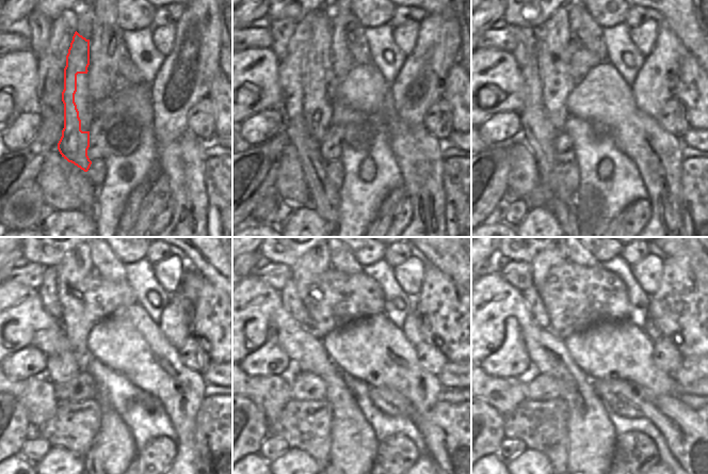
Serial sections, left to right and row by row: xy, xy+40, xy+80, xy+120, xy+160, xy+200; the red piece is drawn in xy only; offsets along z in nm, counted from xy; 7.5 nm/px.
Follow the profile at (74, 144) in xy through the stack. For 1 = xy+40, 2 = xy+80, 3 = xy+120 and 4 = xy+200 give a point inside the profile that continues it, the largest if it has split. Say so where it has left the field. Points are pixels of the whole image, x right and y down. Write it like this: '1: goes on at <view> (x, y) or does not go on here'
1: goes on at xy+40 (318, 56)
2: goes on at xy+80 (552, 37)
3: goes on at xy+120 (76, 266)
4: goes on at xy+200 (547, 258)

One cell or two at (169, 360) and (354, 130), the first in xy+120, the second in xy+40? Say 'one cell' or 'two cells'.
two cells

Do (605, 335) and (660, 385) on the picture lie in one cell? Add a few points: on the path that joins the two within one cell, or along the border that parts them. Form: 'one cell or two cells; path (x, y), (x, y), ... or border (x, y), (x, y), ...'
one cell; path (618, 349), (646, 374)

